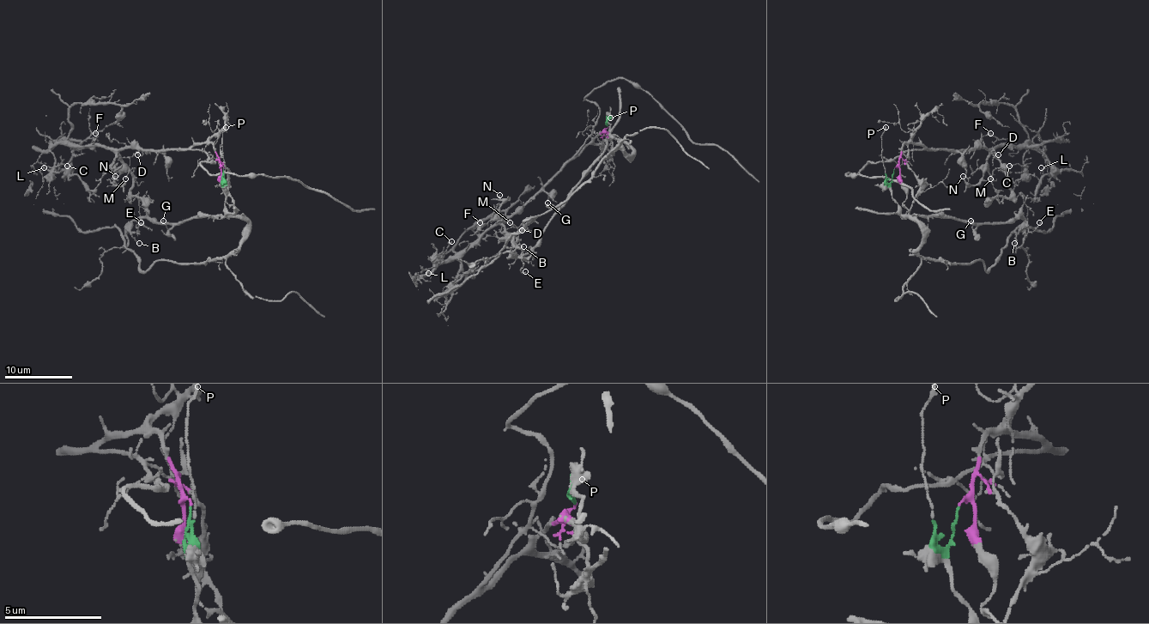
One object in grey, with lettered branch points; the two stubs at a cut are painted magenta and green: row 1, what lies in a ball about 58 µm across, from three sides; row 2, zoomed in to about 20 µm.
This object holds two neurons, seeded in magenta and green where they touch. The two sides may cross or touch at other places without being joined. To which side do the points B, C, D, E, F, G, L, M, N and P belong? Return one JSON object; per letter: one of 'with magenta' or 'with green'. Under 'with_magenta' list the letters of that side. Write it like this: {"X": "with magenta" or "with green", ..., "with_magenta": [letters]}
{"B": "with green", "C": "with magenta", "D": "with magenta", "E": "with green", "F": "with magenta", "G": "with green", "L": "with magenta", "M": "with magenta", "N": "with magenta", "P": "with green", "with_magenta": ["C", "D", "F", "L", "M", "N"]}

